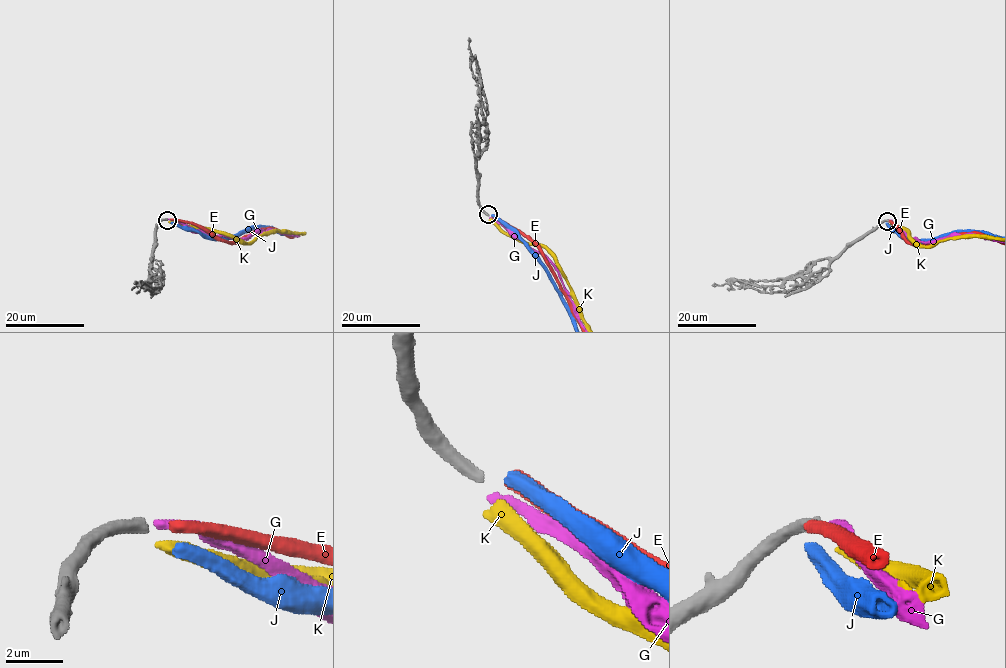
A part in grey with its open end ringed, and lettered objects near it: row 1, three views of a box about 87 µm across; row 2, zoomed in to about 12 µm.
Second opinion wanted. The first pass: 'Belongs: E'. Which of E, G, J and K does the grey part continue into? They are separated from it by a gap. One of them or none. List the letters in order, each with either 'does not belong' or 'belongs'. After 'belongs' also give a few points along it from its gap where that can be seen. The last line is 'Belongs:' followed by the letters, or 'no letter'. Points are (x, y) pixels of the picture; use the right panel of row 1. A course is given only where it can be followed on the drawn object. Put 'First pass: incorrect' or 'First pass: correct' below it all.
E: does not belong
G: does not belong
J: does not belong
K: does not belong
Belongs: no letter
First pass: incorrect

